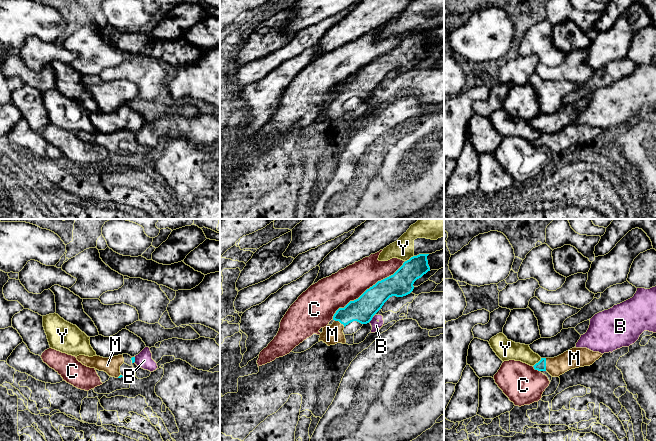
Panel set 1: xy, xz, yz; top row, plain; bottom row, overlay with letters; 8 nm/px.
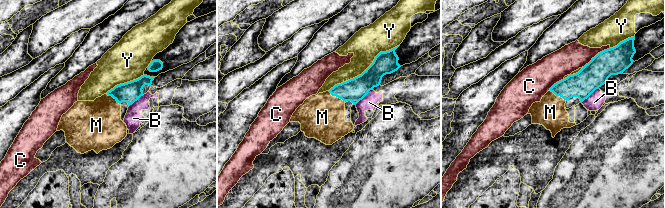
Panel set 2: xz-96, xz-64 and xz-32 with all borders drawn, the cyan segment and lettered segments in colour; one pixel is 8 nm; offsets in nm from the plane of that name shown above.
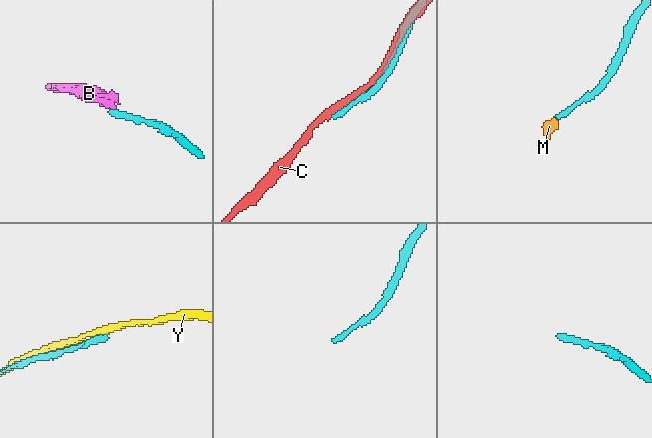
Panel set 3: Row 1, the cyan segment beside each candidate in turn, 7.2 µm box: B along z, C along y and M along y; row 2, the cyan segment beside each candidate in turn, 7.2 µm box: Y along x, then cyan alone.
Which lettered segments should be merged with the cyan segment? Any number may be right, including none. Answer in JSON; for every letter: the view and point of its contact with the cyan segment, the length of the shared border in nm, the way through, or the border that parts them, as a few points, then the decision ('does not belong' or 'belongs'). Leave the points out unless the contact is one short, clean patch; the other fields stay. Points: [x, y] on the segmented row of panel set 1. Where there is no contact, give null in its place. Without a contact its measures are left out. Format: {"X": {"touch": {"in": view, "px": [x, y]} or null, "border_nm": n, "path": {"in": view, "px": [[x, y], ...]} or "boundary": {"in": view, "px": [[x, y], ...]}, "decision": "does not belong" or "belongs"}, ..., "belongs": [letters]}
{"B": {"touch": {"in": "xz", "px": [371, 319]}, "border_nm": 50, "boundary": {"in": "xz", "px": [[373, 317], [369, 321]]}, "decision": "does not belong"}, "C": {"touch": {"in": "xz", "px": [367, 289]}, "border_nm": 750, "decision": "does not belong"}, "M": {"touch": {"in": "yz", "px": [545, 364]}, "border_nm": 100, "path": {"in": "yz", "px": [[541, 365], [545, 364], [561, 364], [574, 358]]}, "decision": "belongs"}, "Y": {"touch": {"in": "yz", "px": [538, 362]}, "border_nm": 100, "decision": "does not belong"}, "belongs": ["M"]}

